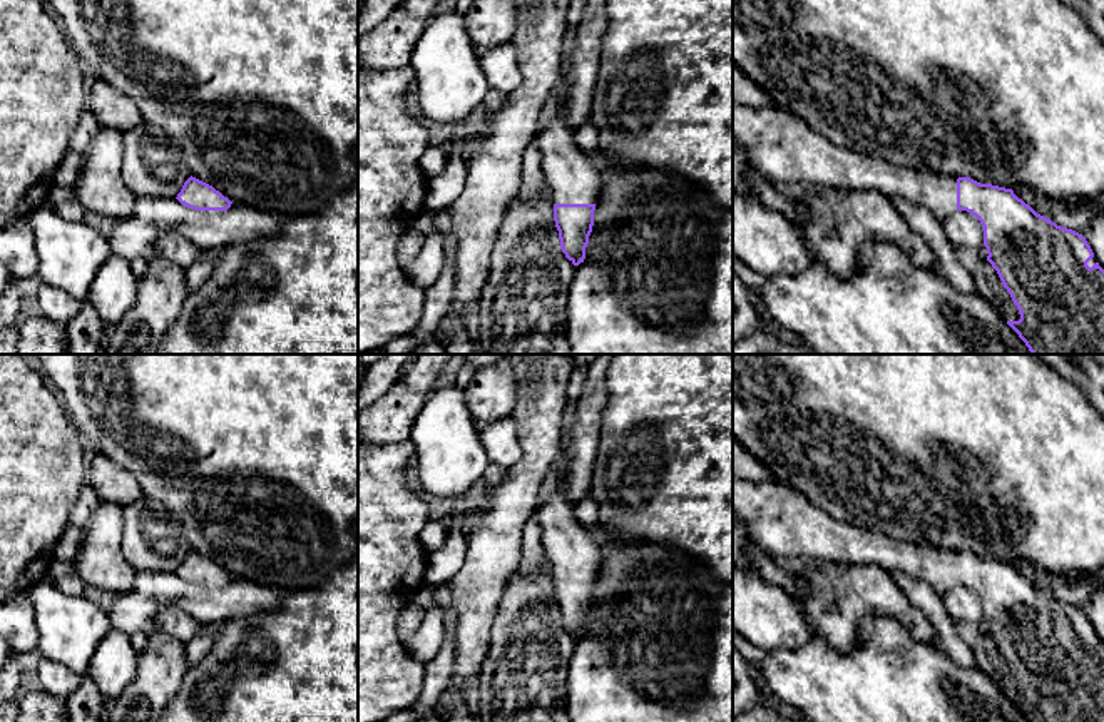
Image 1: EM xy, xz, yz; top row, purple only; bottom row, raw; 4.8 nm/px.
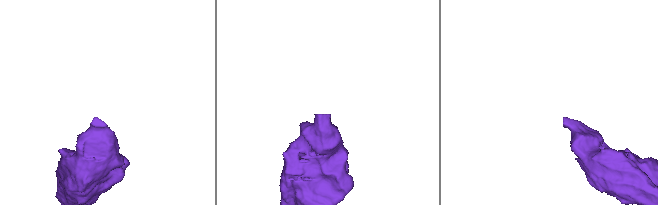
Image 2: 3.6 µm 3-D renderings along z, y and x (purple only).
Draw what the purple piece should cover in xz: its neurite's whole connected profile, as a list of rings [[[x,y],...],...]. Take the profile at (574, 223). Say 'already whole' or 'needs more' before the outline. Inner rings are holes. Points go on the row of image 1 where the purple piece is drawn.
needs more; [[[564,115],[545,117],[535,139],[544,180],[554,201],[554,221],[565,257],[579,266],[594,226],[602,179],[594,154],[577,149],[575,130]]]

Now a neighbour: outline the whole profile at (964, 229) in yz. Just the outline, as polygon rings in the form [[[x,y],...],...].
[[[955,211],[943,219],[943,231],[953,246],[972,249],[984,246],[984,227],[980,221],[967,211]]]

